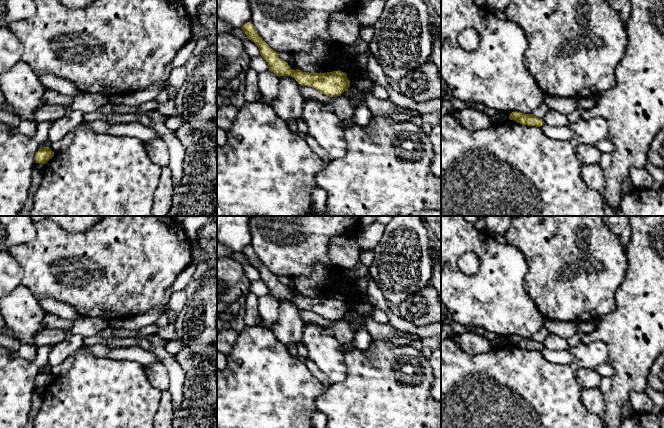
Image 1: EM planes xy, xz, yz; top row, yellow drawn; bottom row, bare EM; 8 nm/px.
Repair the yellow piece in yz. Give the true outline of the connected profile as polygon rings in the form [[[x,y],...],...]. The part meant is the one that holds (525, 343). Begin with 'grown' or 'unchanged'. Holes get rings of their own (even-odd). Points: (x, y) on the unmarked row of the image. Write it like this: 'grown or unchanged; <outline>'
unchanged; [[[512,336],[509,339],[509,343],[528,350],[541,351],[543,348],[545,348],[543,343],[537,342],[533,338],[524,338],[521,336]]]

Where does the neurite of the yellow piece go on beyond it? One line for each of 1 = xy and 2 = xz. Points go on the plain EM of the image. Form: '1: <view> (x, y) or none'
1: none
2: none

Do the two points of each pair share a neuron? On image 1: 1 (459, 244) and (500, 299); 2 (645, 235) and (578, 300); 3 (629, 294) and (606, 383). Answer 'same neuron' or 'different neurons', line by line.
1: same neuron
2: different neurons
3: different neurons

